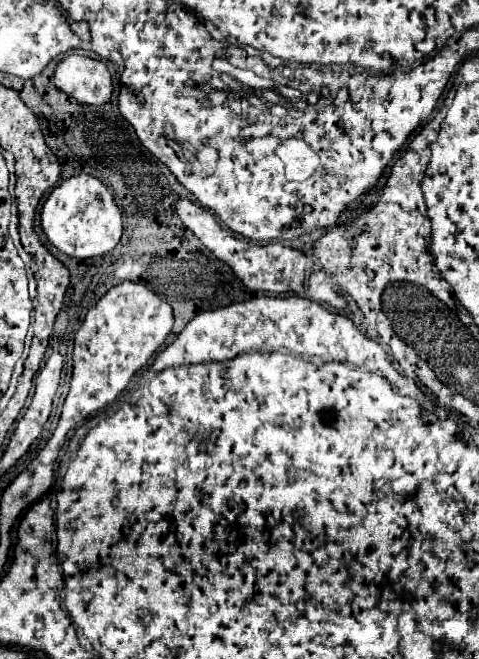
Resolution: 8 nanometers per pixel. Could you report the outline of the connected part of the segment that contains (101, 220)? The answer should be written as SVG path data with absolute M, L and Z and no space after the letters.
M73 175L57 185L41 209L41 227L49 243L69 257L89 259L109 253L123 235L123 217L107 187L93 175Z

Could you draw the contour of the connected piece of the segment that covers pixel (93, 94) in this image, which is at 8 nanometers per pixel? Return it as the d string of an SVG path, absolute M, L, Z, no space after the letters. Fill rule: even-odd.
M67 55L59 63L55 85L85 105L105 105L113 95L113 81L105 63L83 55Z

